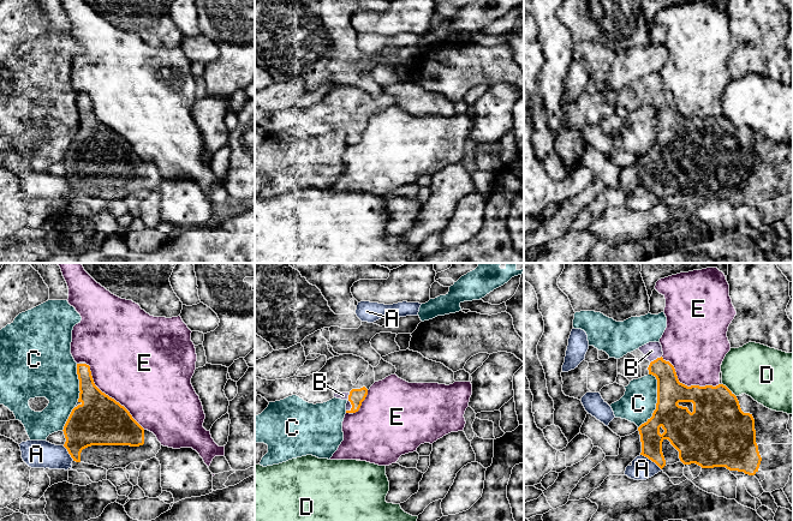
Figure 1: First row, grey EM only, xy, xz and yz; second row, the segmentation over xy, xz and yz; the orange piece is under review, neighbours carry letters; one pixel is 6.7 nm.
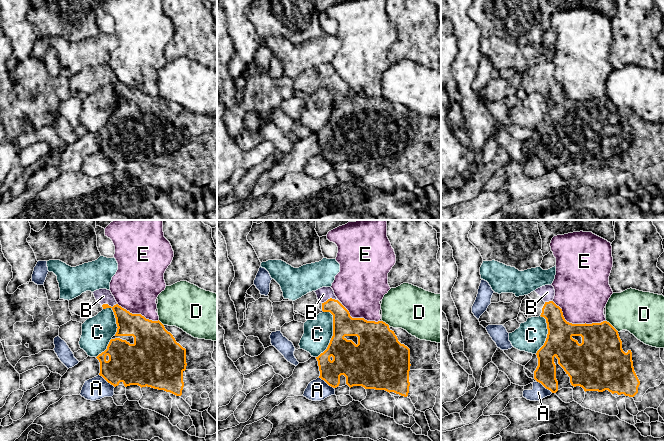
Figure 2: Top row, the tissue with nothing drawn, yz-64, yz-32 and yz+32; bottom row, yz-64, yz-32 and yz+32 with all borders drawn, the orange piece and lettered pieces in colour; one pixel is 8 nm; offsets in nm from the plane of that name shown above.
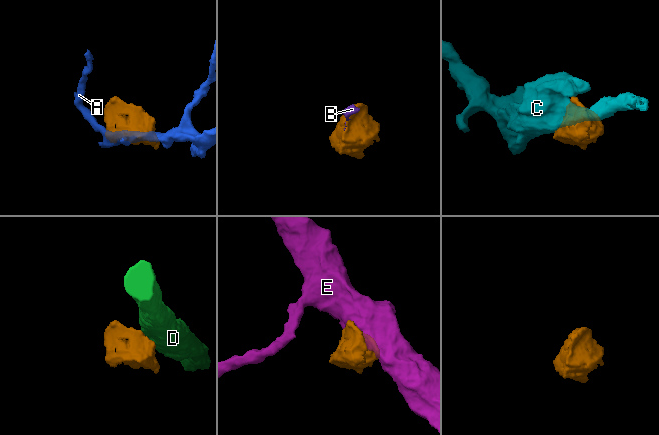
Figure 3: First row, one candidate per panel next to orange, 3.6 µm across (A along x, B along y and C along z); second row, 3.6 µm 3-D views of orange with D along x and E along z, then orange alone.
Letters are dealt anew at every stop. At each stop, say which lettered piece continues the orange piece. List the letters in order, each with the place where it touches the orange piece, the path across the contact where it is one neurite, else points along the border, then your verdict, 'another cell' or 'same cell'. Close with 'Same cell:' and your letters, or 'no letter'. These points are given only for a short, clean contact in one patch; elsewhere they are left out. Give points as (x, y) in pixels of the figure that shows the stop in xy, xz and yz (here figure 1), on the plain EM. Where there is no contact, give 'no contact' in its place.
A: meets orange in yz at (651, 191); border along yz (641, 185), (650, 190), (661, 201); another cell
B: meets orange in xz at (351, 135); same cell
C: meets orange in yz at (657, 132); another cell
D: meets orange in yz at (728, 120); another cell
E: meets orange in xy at (108, 127); another cell
Same cell: B

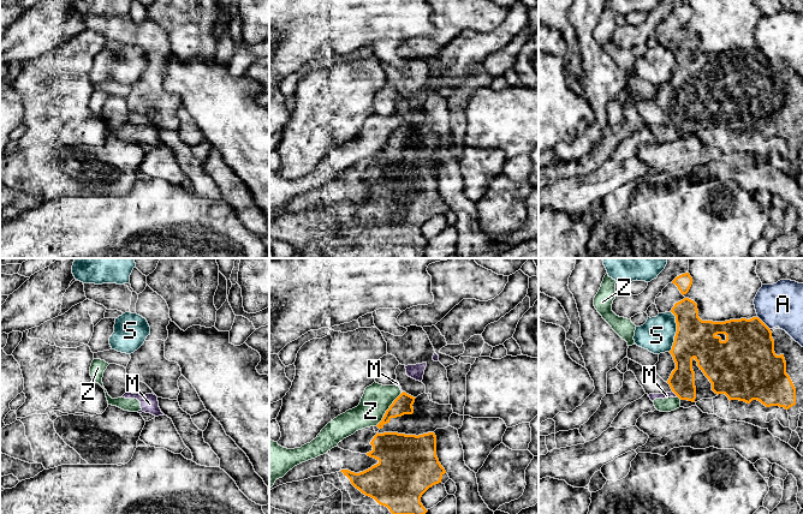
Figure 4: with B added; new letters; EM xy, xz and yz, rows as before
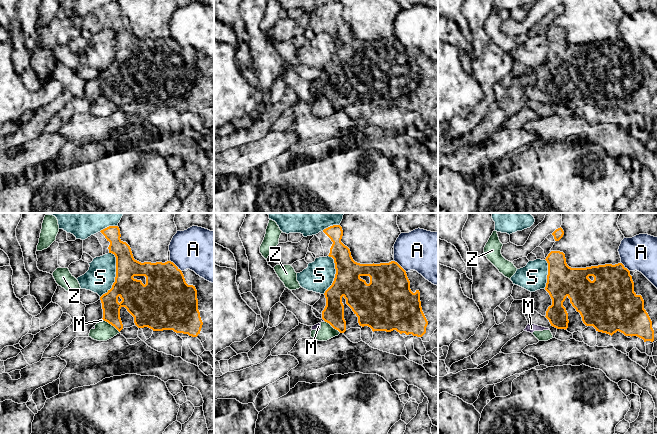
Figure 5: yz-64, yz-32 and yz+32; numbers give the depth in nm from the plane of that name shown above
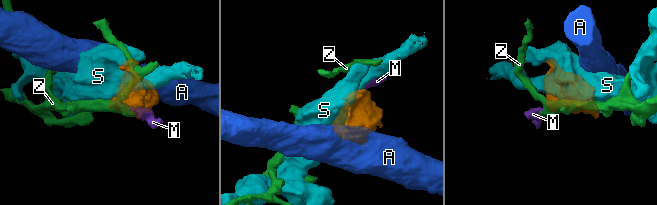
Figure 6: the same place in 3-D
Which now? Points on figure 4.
A: meets orange in yz at (763, 54); another cell
M: meets orange in yz at (676, 125); border along yz (672, 121), (678, 127); another cell
S: meets orange in yz at (677, 63); another cell
Z: meets orange in xz at (387, 141); border along xz (402, 124), (375, 156); another cell
Same cell: no letter

